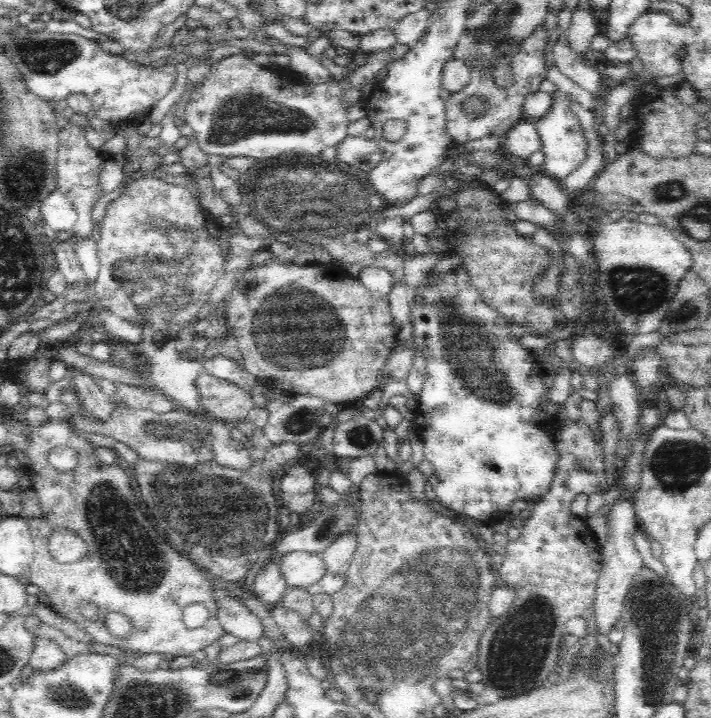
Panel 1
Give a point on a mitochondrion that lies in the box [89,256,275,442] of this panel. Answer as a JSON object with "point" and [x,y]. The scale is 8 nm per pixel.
{"point":[172,428]}

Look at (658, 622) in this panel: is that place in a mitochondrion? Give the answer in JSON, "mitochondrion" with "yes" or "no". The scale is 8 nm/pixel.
{"mitochondrion":"yes"}

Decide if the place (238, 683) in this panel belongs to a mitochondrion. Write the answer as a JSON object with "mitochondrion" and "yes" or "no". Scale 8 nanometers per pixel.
{"mitochondrion":"yes"}

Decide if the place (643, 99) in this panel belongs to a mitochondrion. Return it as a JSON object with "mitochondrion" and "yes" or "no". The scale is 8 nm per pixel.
{"mitochondrion":"no"}

